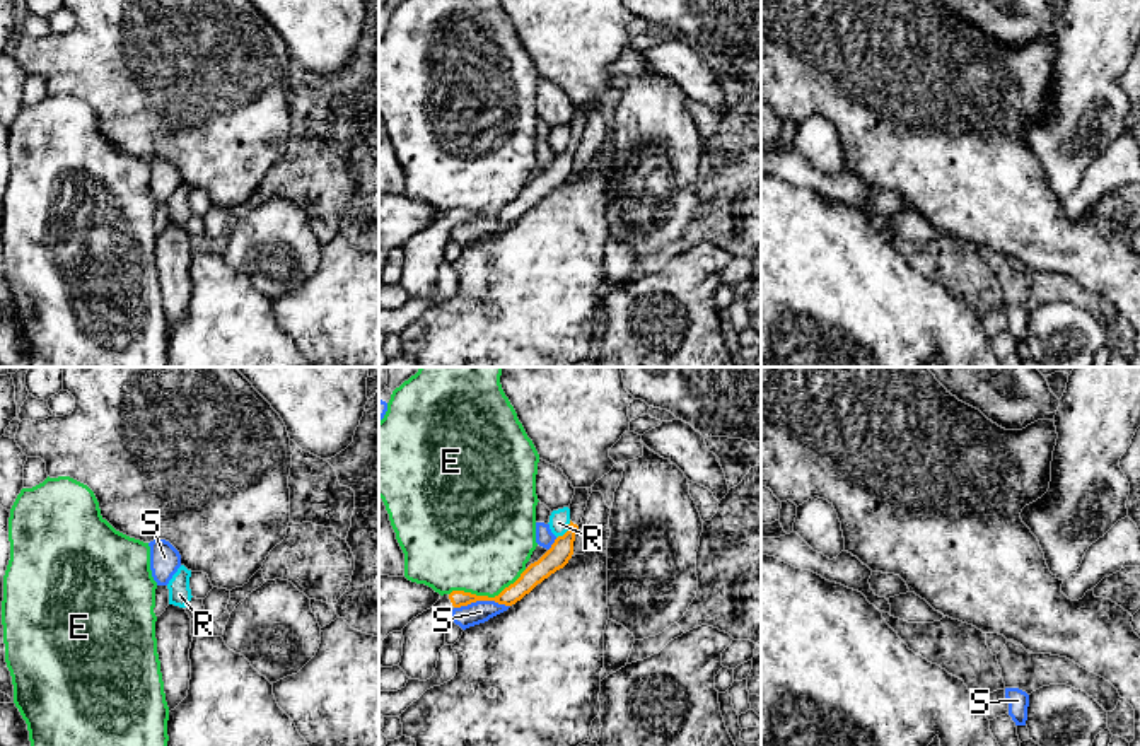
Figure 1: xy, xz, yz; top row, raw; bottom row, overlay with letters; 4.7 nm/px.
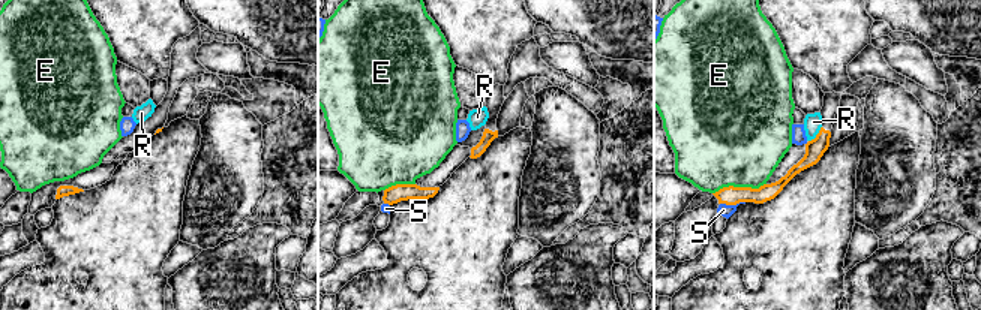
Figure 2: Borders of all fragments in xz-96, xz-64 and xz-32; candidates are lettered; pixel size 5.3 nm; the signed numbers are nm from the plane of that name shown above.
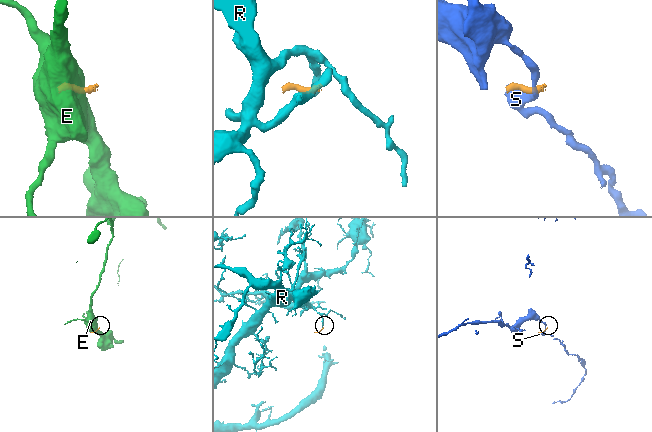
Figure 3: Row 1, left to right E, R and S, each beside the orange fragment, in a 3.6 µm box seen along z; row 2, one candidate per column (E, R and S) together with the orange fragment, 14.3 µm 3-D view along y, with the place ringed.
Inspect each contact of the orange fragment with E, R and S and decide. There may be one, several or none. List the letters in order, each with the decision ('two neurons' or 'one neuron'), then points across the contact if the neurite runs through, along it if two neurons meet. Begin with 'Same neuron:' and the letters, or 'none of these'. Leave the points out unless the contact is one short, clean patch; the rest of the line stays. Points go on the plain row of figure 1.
Same neuron: none of these
E: two neurons
R: two neurons | along xz (570, 139), (569, 145), (557, 156)
S: two neurons

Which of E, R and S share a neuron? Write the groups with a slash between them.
E / R / S

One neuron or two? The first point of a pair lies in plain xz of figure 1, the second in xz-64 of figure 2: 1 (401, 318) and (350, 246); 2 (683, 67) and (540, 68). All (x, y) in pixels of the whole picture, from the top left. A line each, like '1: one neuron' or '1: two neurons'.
1: two neurons
2: two neurons

